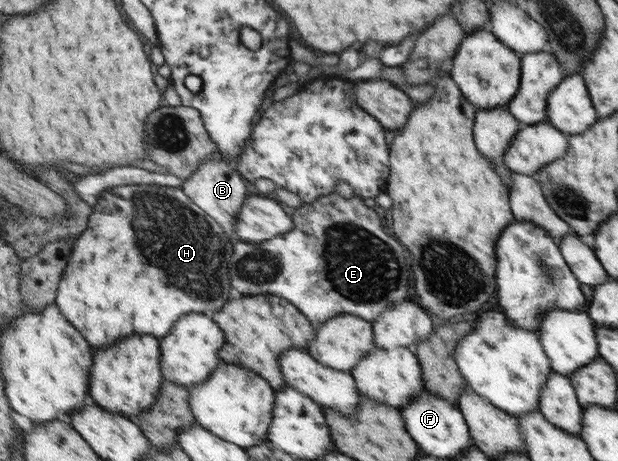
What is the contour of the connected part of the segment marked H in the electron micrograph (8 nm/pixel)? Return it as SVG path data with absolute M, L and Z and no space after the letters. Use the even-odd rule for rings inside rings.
M116 186L102 192L95 206L89 218L90 226L74 245L55 300L92 348L108 348L134 332L153 334L159 339L167 337L185 314L194 311L213 318L213 314L231 299L228 264L235 243L232 244L231 236L183 191L183 187Z

